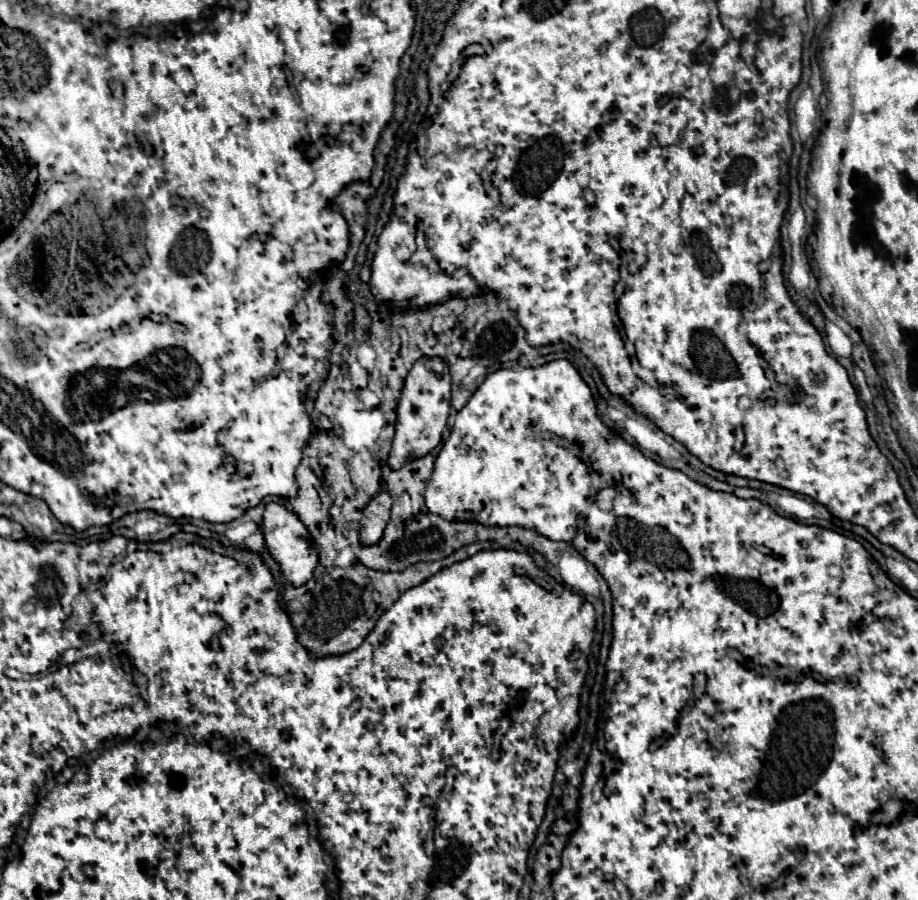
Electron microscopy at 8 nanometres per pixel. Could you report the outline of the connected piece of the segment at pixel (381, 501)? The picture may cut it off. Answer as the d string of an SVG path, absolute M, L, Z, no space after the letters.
M380 492L364 508L364 514L360 520L360 544L362 546L372 546L382 538L382 532L390 520L390 506L392 506L390 494Z

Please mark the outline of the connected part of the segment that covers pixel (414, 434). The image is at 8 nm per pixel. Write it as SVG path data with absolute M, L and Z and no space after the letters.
M424 356L409 371L398 398L396 434L392 440L388 466L392 470L400 470L410 460L410 454L426 456L428 452L432 452L442 440L448 412L450 412L449 368L441 358Z

